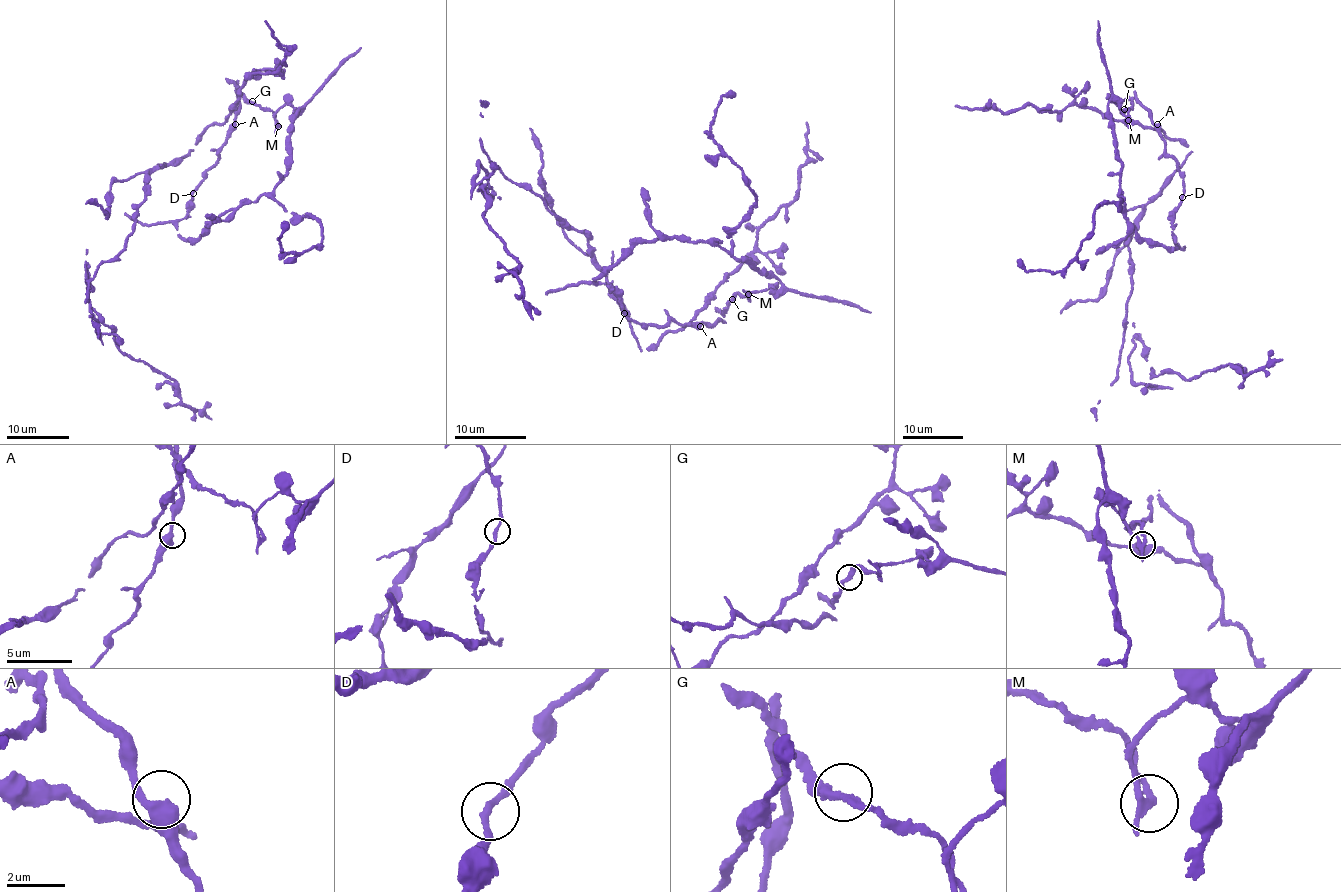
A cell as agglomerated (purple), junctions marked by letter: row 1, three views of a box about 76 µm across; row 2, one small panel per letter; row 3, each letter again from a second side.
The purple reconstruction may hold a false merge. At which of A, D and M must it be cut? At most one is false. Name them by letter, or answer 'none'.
M

